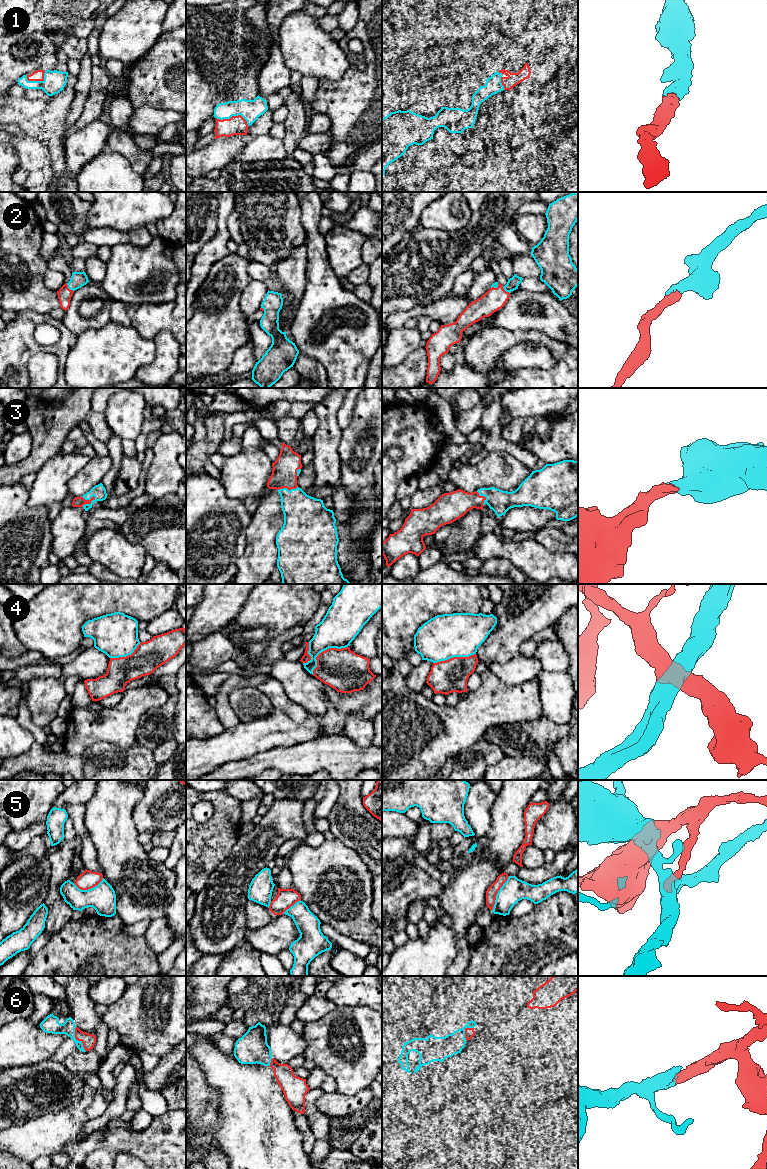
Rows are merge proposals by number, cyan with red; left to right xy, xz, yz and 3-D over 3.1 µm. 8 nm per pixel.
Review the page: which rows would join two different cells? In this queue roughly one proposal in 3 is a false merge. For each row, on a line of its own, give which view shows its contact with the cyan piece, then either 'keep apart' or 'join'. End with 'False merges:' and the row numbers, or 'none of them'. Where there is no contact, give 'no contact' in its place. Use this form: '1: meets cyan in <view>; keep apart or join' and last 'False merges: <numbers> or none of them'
1: meets cyan in xz; join
2: meets cyan in xy; join
3: meets cyan in xy; join
4: meets cyan in xz; join
5: meets cyan in yz; keep apart
6: meets cyan in xy; join
False merges: 5

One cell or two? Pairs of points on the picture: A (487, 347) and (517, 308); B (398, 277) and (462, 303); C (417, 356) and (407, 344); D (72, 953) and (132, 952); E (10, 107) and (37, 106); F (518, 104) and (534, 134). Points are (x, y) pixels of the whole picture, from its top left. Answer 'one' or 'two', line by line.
A: two
B: two
C: two
D: one
E: one
F: two

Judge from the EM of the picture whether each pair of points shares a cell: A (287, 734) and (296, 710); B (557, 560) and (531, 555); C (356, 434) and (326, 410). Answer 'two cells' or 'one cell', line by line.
A: two cells
B: one cell
C: two cells

